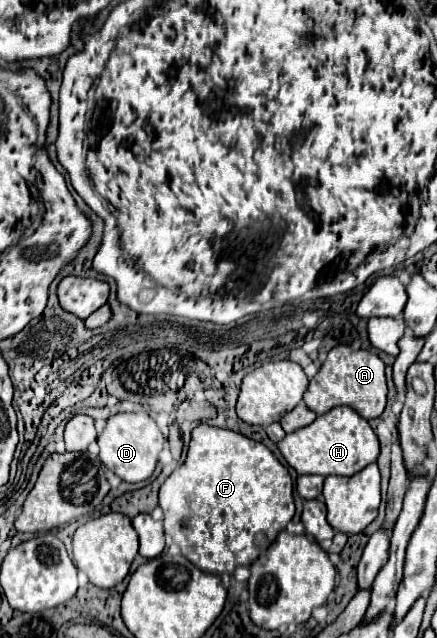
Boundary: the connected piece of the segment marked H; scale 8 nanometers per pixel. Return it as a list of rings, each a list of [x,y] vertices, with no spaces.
[[[335,407],[319,415],[311,425],[287,433],[277,443],[285,461],[301,475],[345,475],[351,477],[379,457],[379,441],[369,423],[351,407]]]

